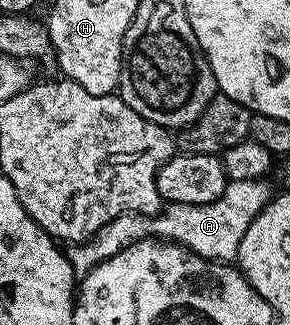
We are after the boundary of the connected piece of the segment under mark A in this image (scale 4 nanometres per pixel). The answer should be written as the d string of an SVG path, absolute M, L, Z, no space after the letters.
M237 180L228 182L225 192L209 204L167 204L158 214L122 214L105 224L87 241L72 245L69 250L71 267L76 275L88 274L97 264L117 256L125 248L138 242L158 240L185 247L188 252L208 262L230 263L238 259L241 240L249 232L249 224L273 197L270 181Z

